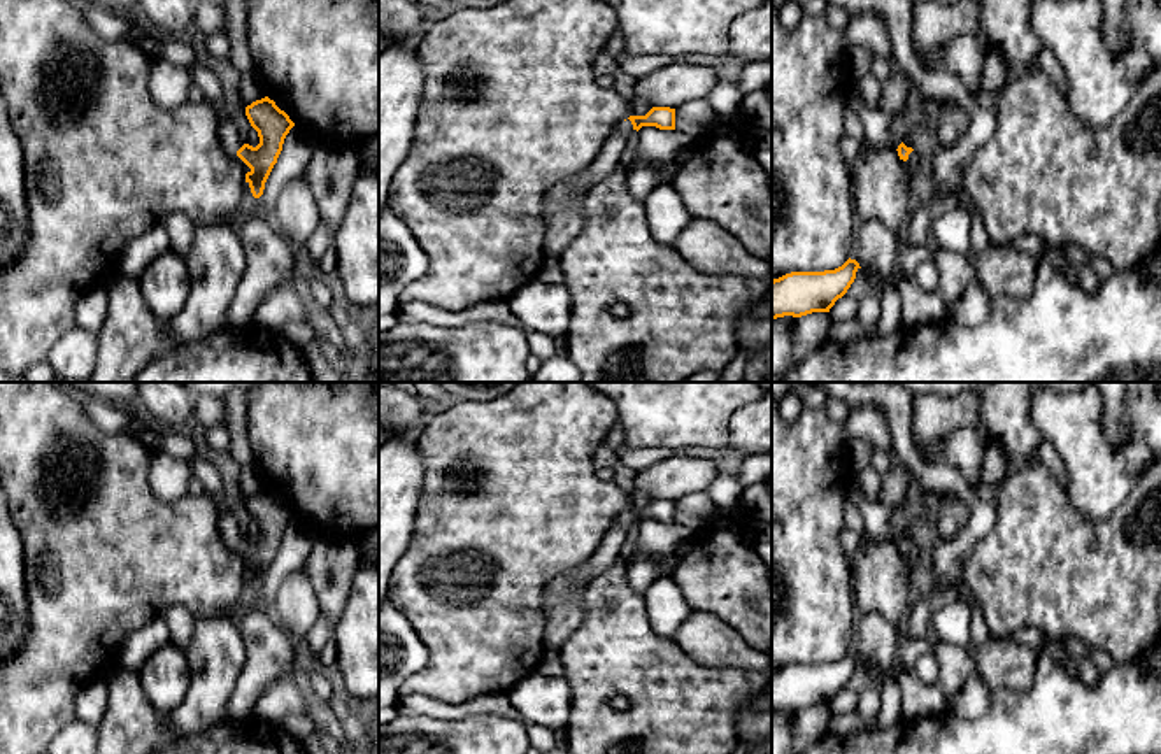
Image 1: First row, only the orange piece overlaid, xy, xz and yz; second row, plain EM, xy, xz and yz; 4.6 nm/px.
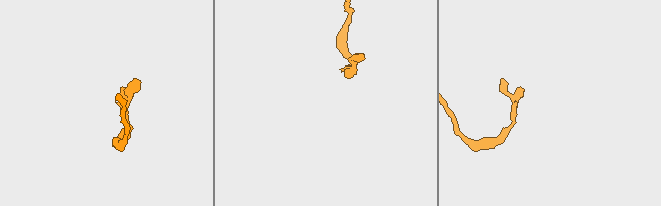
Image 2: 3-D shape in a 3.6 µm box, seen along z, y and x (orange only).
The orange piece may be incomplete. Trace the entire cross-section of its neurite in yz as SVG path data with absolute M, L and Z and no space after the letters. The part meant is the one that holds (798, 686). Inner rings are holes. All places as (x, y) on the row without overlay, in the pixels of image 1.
M856 652L824 665L791 665L772 673L772 712L812 705L830 705L856 672L859 663Z

